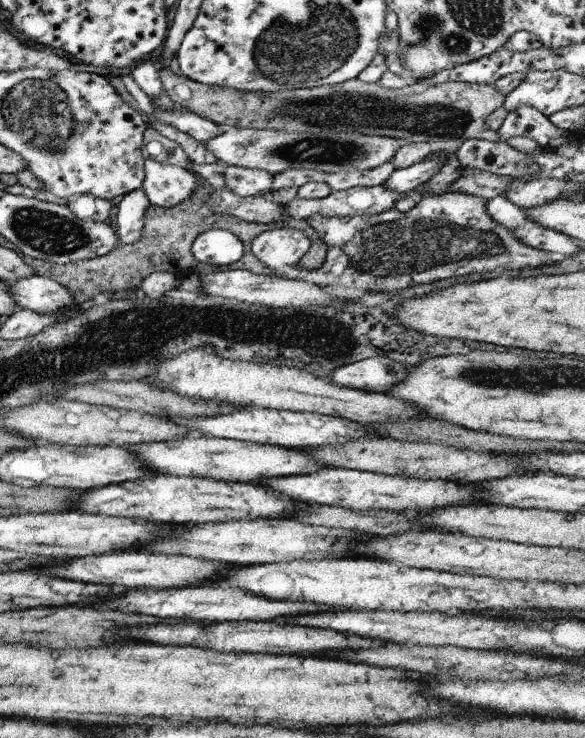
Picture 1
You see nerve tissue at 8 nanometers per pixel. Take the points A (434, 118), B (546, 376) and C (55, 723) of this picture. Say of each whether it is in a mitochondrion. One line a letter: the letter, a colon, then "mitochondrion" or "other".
A: mitochondrion
B: mitochondrion
C: other

